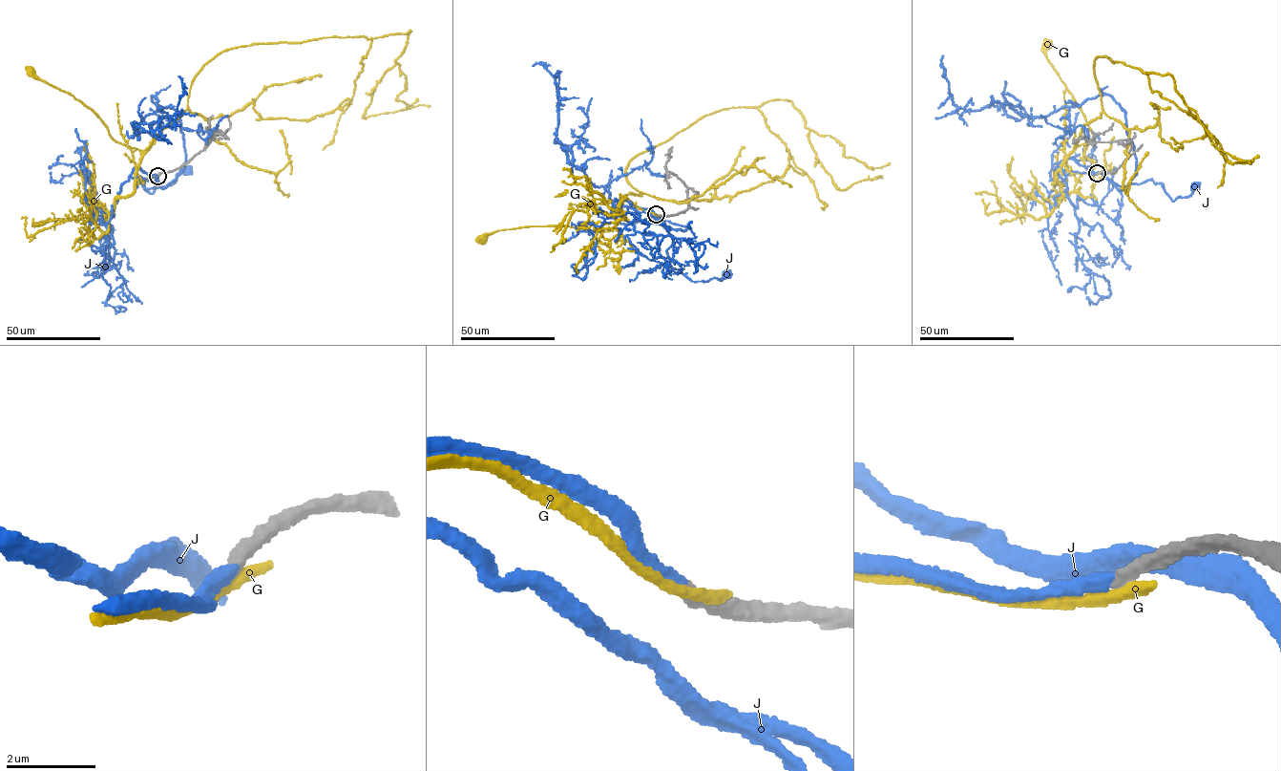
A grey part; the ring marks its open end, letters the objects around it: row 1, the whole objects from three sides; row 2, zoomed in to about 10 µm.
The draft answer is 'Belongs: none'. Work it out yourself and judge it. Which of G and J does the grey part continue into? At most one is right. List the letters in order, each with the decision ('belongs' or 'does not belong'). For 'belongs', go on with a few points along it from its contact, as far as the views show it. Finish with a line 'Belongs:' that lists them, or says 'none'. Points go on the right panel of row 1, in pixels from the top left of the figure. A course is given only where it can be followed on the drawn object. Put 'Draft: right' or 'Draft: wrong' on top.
Draft: wrong
G: does not belong
J: belongs | via (1097, 173), (1065, 175), (1060, 162), (1074, 159), (1124, 189), (1152, 180), (1173, 201), (1188, 197), (1195, 185)
Belongs: J

